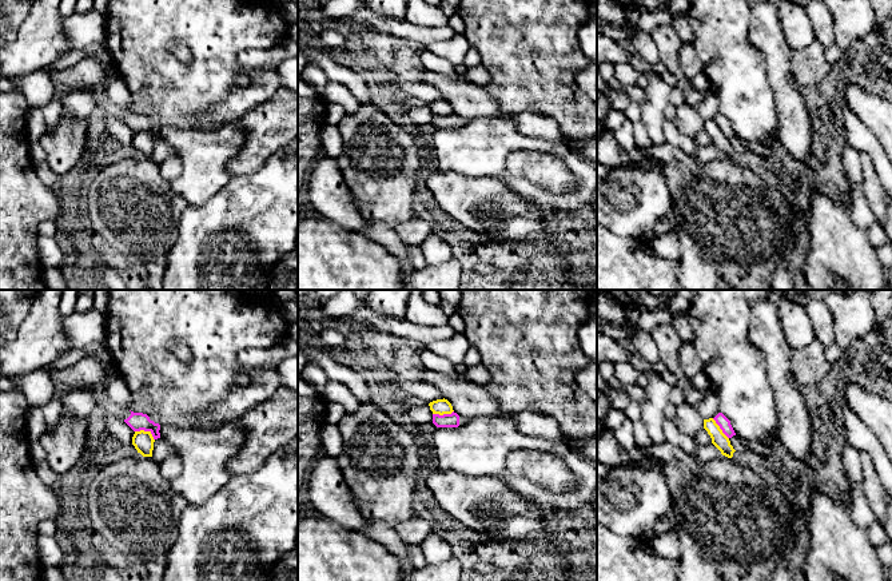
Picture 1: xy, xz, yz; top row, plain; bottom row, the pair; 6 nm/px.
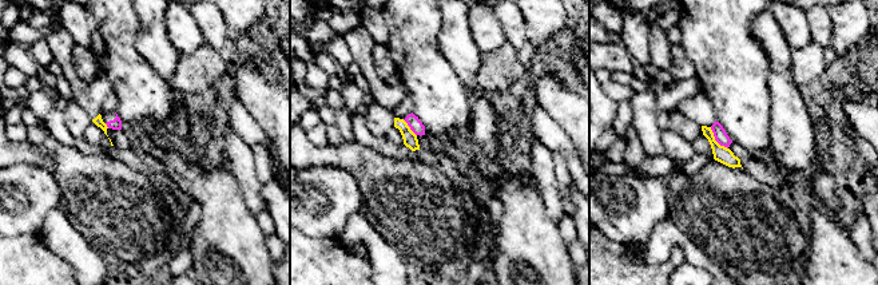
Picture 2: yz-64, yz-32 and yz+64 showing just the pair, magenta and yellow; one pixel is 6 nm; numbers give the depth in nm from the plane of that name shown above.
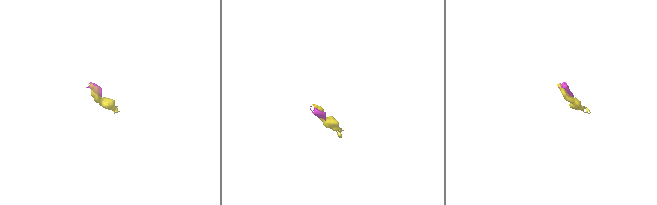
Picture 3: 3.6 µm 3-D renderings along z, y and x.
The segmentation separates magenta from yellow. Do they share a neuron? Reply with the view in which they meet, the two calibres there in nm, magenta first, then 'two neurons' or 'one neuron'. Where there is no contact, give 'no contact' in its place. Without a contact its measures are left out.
xy | 110/130 nm | two neurons

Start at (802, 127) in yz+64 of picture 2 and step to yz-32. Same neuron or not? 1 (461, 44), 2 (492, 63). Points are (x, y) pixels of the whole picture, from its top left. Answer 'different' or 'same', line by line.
1: same
2: different

